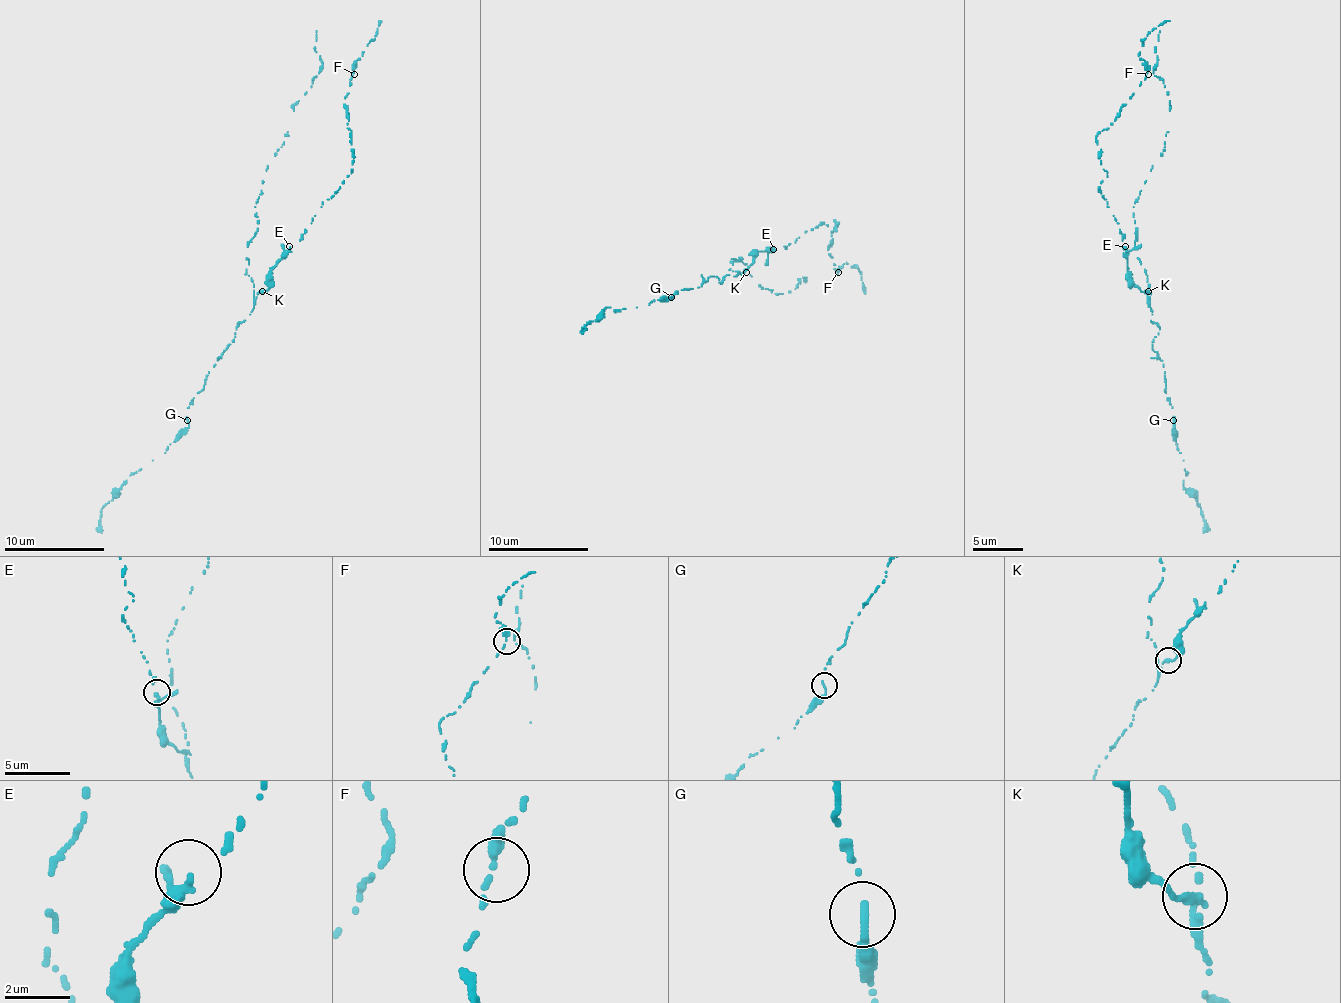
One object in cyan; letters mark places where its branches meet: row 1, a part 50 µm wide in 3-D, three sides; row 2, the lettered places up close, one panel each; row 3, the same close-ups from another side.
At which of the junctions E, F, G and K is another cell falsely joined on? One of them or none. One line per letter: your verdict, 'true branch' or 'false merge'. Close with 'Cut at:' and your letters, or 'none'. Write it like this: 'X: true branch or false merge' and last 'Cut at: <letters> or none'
E: true branch
F: true branch
G: true branch
K: true branch
Cut at: none

